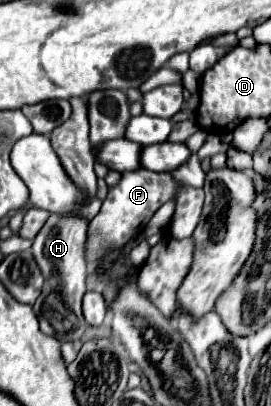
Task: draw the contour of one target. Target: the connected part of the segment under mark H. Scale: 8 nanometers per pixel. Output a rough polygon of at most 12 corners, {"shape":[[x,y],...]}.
{"shape":[[50,215],[32,243],[42,333],[78,341],[88,223]]}

